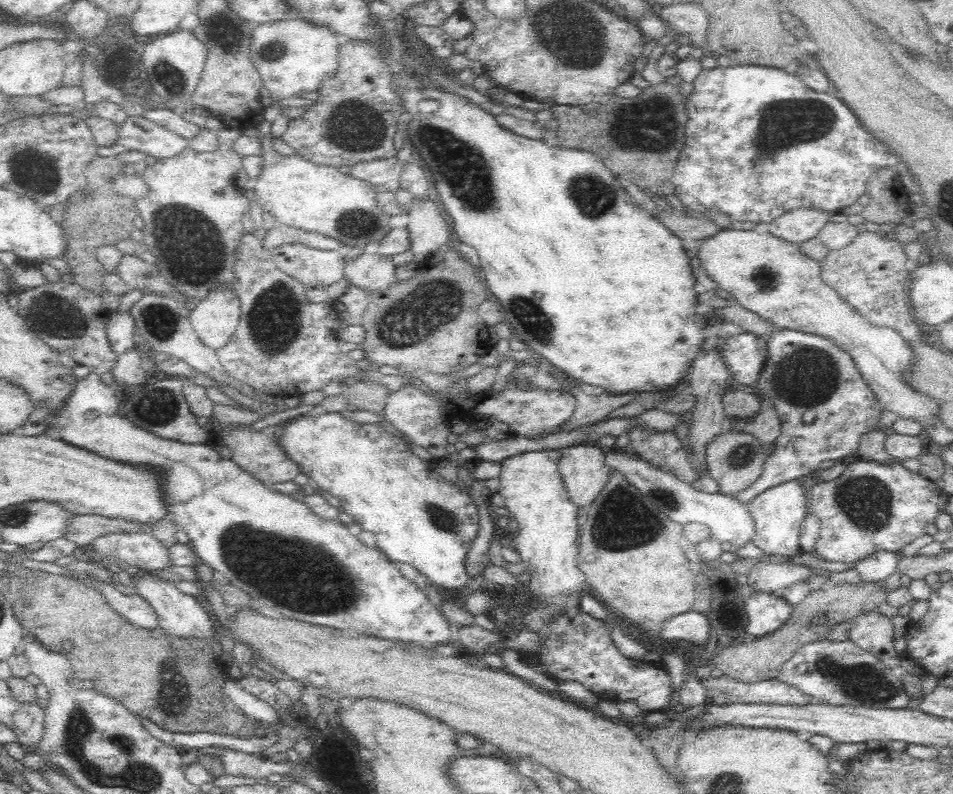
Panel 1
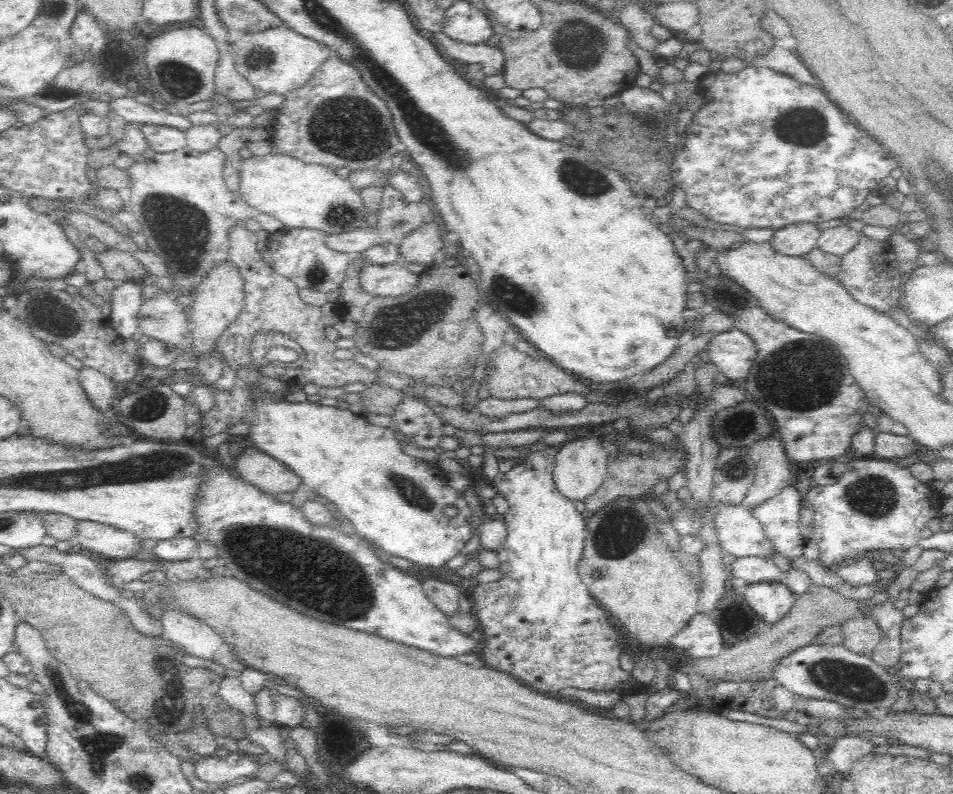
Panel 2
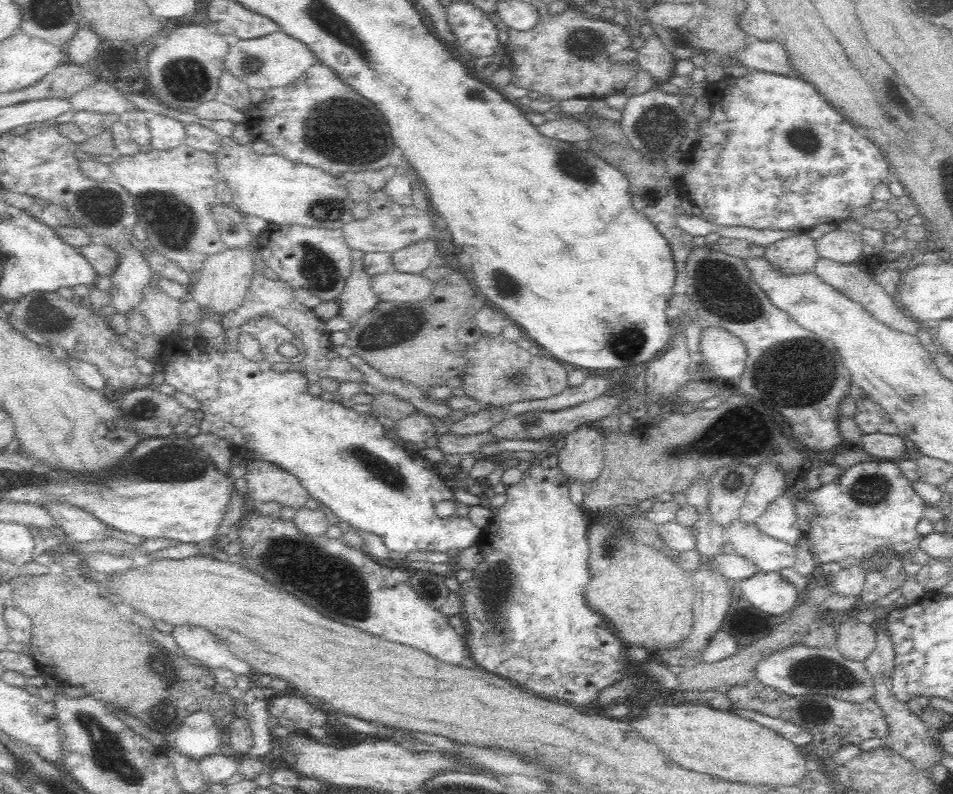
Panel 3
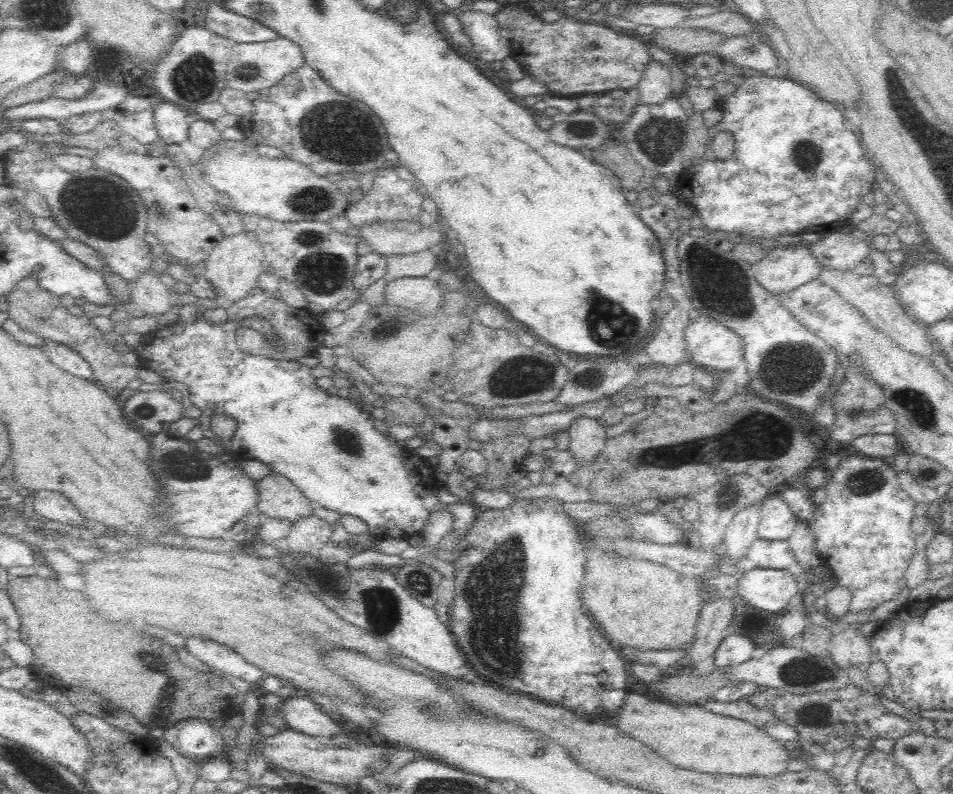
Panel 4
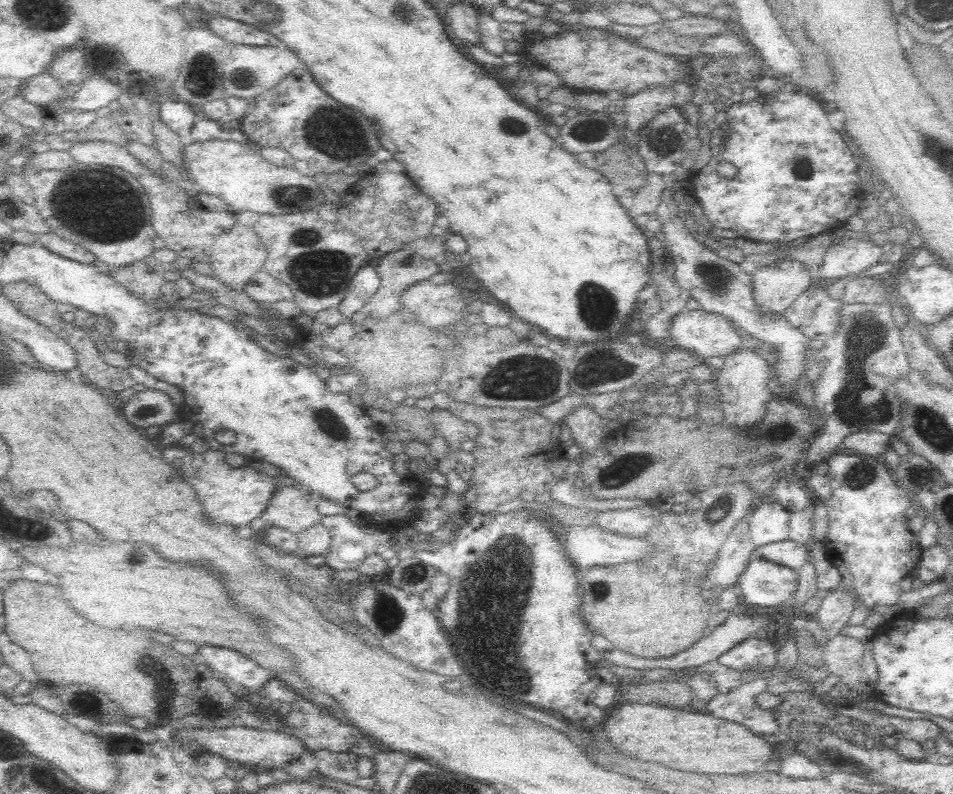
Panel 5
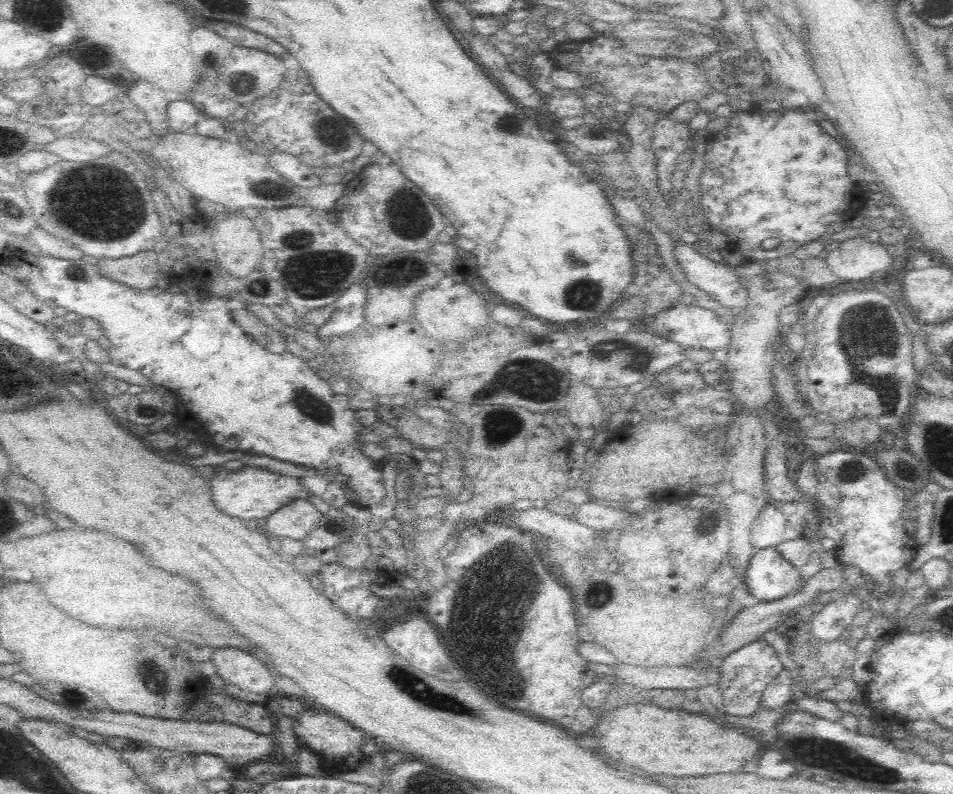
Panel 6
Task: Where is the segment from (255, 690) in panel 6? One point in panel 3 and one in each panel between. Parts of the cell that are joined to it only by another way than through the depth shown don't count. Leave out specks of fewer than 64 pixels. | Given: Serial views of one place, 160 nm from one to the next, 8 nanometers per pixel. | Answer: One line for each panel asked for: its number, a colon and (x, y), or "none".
3: (196, 642)
4: (225, 662)
5: (238, 670)

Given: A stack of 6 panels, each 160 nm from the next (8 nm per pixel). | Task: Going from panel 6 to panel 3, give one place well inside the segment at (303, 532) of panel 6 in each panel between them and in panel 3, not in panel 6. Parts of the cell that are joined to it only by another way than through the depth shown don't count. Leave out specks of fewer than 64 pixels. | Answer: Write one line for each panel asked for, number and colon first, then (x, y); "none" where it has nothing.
3: (266, 482)
4: (279, 498)
5: (293, 509)

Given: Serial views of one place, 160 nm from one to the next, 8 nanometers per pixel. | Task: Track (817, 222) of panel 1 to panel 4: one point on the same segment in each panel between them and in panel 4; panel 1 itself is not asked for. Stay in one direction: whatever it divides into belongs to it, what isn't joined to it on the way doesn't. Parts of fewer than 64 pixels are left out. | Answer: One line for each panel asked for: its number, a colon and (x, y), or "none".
2: (797, 240)
3: (796, 255)
4: (782, 270)

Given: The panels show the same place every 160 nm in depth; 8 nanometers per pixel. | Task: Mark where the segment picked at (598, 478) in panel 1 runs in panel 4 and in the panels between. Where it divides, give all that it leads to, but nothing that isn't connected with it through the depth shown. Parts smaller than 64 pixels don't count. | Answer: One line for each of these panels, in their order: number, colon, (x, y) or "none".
2: (581, 463)
3: (582, 457)
4: (587, 436)

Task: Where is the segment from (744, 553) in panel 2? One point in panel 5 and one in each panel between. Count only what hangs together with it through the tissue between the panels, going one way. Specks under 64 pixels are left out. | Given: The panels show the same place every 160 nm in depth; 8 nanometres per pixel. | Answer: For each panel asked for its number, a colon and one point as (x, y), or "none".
3: (769, 554)
4: (769, 554)
5: (794, 555)

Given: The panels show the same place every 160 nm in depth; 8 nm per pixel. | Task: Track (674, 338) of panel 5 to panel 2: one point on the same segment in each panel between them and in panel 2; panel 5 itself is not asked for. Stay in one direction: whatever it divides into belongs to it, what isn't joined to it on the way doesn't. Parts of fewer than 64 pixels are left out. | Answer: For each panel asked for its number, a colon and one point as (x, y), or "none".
2: (732, 352)
3: (723, 352)
4: (708, 342)

